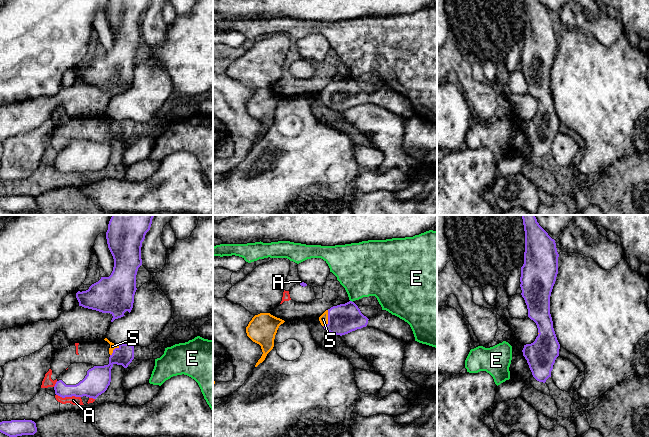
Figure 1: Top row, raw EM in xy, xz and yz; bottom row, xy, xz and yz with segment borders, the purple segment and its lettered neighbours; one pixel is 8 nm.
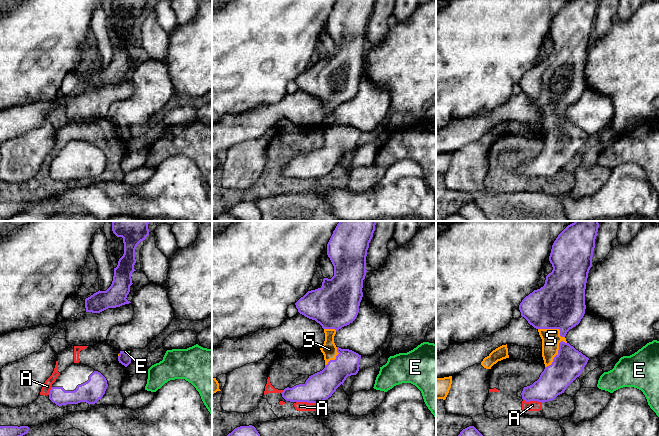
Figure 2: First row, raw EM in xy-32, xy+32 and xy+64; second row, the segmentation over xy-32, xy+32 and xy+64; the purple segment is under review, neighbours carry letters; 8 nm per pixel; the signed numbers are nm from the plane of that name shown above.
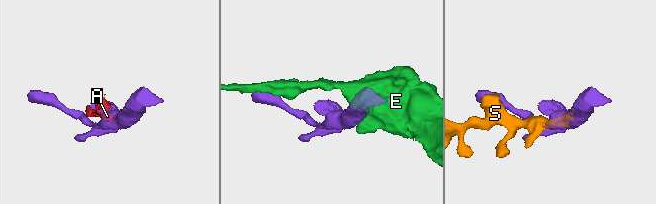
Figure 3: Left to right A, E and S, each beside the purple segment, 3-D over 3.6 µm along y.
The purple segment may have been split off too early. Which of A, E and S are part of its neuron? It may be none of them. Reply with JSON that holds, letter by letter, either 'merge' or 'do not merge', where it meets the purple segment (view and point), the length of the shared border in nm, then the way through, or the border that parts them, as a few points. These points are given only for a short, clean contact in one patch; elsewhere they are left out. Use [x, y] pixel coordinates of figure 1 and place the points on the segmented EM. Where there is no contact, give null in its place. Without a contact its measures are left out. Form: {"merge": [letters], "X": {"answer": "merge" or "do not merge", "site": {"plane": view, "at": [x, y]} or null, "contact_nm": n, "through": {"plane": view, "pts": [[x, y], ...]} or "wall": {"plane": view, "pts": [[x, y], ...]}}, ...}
{"merge": ["S"], "A": {"answer": "do not merge", "site": {"plane": "xy", "at": [68, 396]}, "contact_nm": 200}, "E": {"answer": "do not merge", "site": {"plane": "xz", "at": [351, 301]}, "contact_nm": 30}, "S": {"answer": "merge", "site": {"plane": "xz", "at": [328, 319]}, "contact_nm": 140}}

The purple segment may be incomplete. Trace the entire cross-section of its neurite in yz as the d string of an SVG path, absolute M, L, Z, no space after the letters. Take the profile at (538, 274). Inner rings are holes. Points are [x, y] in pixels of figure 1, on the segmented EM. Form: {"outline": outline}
{"outline": "M522 215L522 219L525 231L525 252L520 277L521 295L527 305L528 317L536 323L539 333L533 343L524 345L522 352L533 377L545 383L551 377L560 349L550 314L550 296L558 274L559 254L555 240L539 225L535 215Z"}

